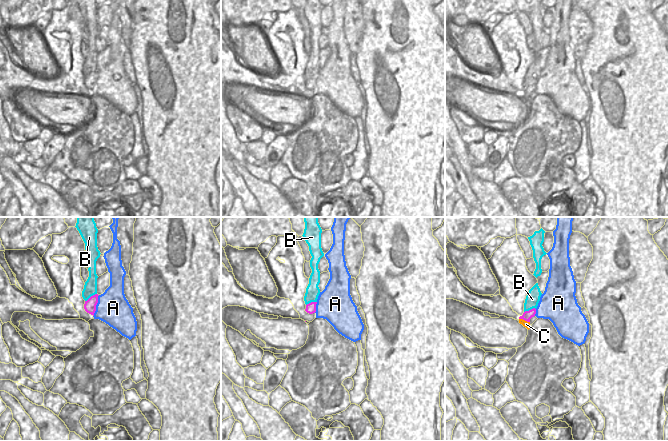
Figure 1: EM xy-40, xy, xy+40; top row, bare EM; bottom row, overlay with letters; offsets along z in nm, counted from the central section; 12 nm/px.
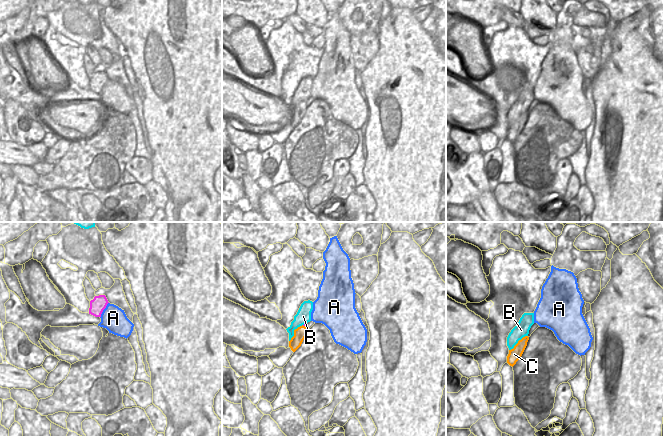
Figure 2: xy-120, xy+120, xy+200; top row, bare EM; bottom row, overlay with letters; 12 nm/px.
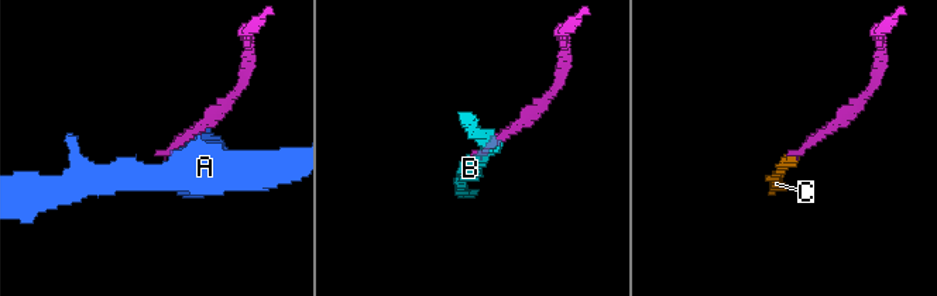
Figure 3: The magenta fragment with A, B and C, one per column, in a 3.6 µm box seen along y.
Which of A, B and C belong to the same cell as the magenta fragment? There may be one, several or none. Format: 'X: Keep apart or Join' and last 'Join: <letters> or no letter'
A: Keep apart
B: Keep apart
C: Join
Join: C.

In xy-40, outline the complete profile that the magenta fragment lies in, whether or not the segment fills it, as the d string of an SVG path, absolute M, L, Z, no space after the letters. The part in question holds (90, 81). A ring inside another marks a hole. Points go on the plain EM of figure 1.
M98 70L91 72L87 77L85 77L84 85L87 89L94 92L96 87L96 81L98 79Z

